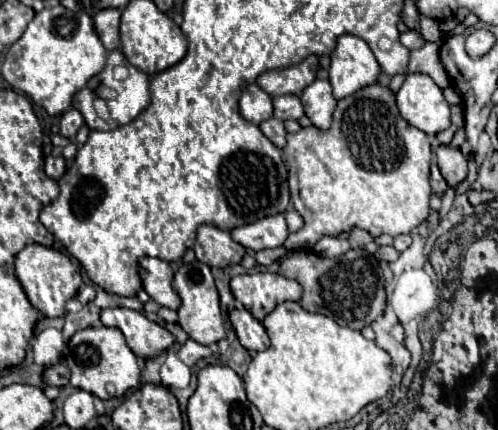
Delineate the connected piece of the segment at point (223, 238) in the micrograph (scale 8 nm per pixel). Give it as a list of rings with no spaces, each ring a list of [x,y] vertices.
[[[206,224],[198,228],[194,252],[200,262],[212,268],[228,268],[240,264],[244,258],[244,246],[234,242],[228,232]]]

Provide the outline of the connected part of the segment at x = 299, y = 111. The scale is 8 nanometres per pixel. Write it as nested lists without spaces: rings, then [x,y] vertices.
[[[276,96],[274,98],[274,118],[300,120],[302,116],[304,116],[304,106],[298,96]]]

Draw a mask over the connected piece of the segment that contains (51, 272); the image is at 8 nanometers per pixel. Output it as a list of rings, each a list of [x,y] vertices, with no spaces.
[[[30,244],[24,250],[20,250],[16,254],[14,260],[16,266],[16,278],[20,280],[30,304],[40,310],[44,316],[56,318],[56,316],[64,316],[64,304],[68,298],[74,298],[80,284],[82,284],[82,276],[78,266],[70,260],[70,256],[62,254],[60,250],[42,246],[42,244]]]

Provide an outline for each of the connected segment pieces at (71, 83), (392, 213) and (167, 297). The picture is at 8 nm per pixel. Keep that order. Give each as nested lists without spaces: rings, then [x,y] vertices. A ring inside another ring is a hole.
[[[58,4],[38,12],[20,40],[8,48],[2,76],[14,90],[24,92],[34,104],[56,116],[72,110],[72,96],[104,68],[106,56],[92,18],[84,12],[68,12]]]
[[[374,84],[338,100],[330,130],[324,132],[316,126],[308,126],[296,134],[288,134],[286,140],[284,154],[288,158],[290,200],[304,218],[304,228],[288,236],[284,244],[286,250],[312,248],[322,236],[338,236],[352,228],[362,228],[372,236],[408,234],[426,220],[430,210],[428,198],[432,194],[428,182],[432,148],[424,132],[414,130],[406,120],[402,120],[396,108],[396,96],[388,88]]]
[[[142,258],[140,262],[140,276],[144,282],[144,290],[148,296],[158,302],[160,306],[166,306],[170,310],[178,310],[182,300],[172,290],[172,278],[174,272],[168,262],[160,258]]]

